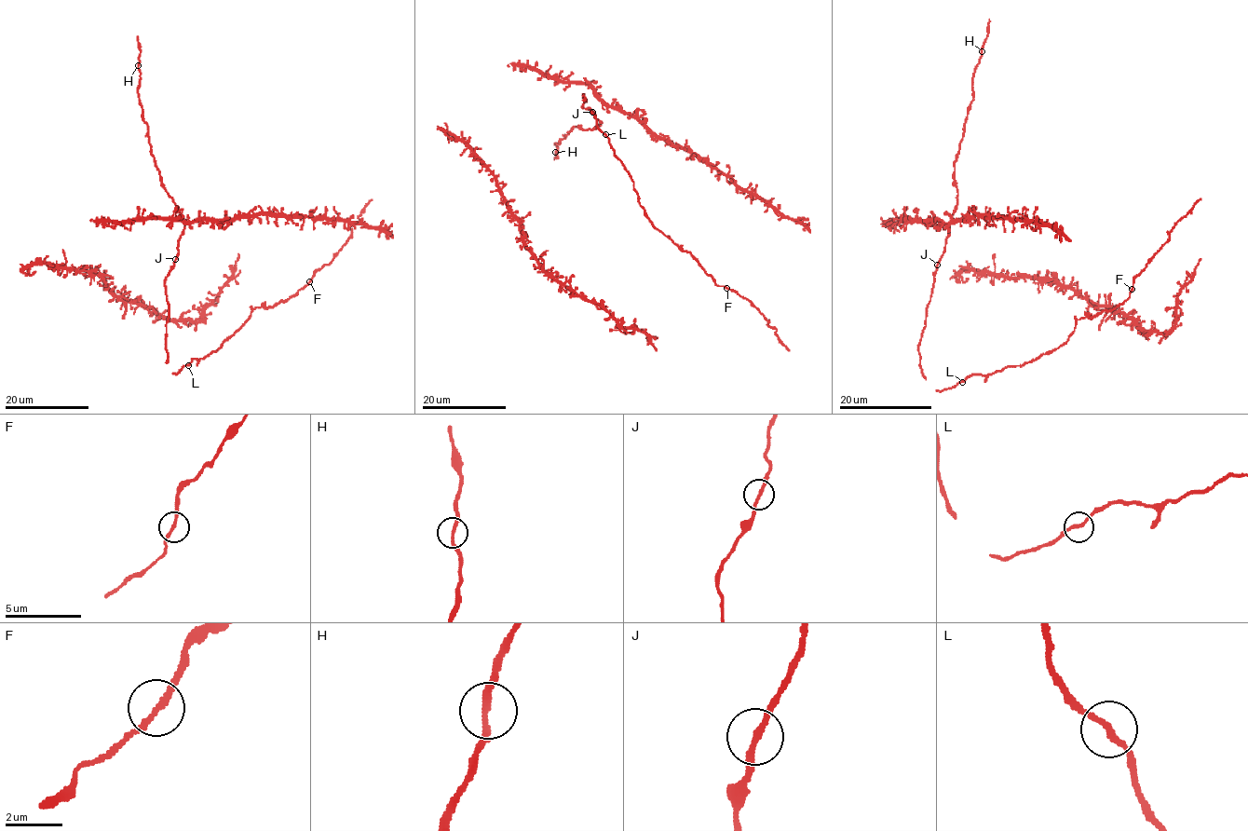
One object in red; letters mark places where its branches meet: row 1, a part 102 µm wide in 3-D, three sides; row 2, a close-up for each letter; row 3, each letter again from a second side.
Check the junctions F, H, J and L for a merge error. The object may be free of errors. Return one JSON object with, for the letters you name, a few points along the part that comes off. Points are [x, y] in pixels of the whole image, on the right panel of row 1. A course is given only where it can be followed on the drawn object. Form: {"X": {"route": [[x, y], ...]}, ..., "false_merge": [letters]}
{"F": {"route": [[1132, 290], [1134, 278], [1168, 240], [1169, 232], [1200, 198]]}, "false_merge": ["F"]}

